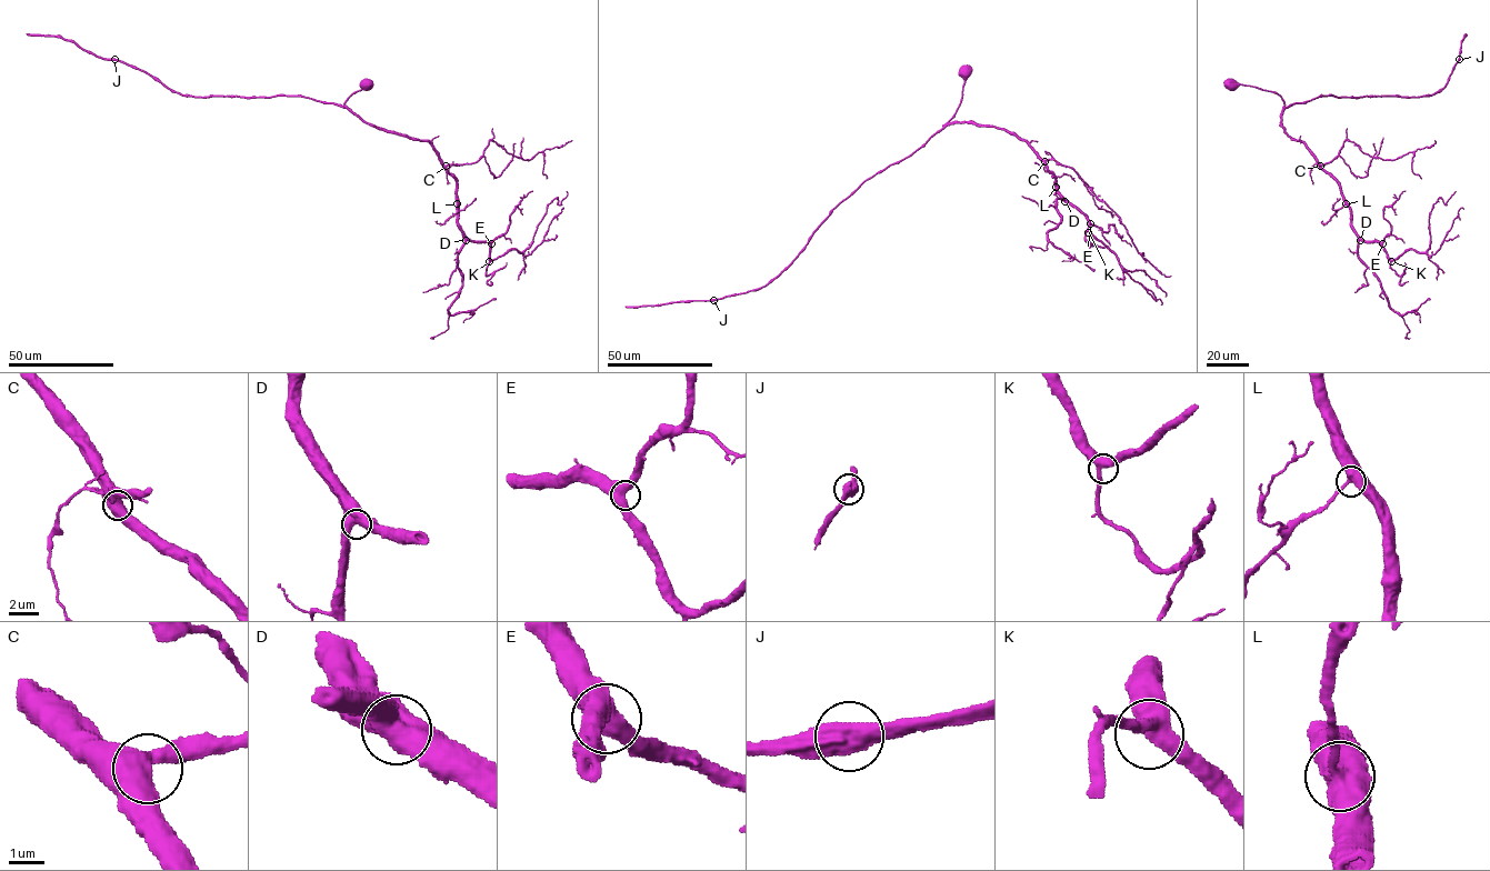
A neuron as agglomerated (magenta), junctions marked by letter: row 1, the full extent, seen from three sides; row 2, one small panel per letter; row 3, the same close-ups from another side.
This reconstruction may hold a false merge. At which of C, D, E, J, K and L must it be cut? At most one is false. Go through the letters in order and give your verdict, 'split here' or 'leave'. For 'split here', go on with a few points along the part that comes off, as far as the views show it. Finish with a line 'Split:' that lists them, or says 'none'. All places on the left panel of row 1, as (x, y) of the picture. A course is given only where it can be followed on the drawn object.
C: leave
D: leave
E: leave
J: leave
K: leave
L: leave
Split: none

